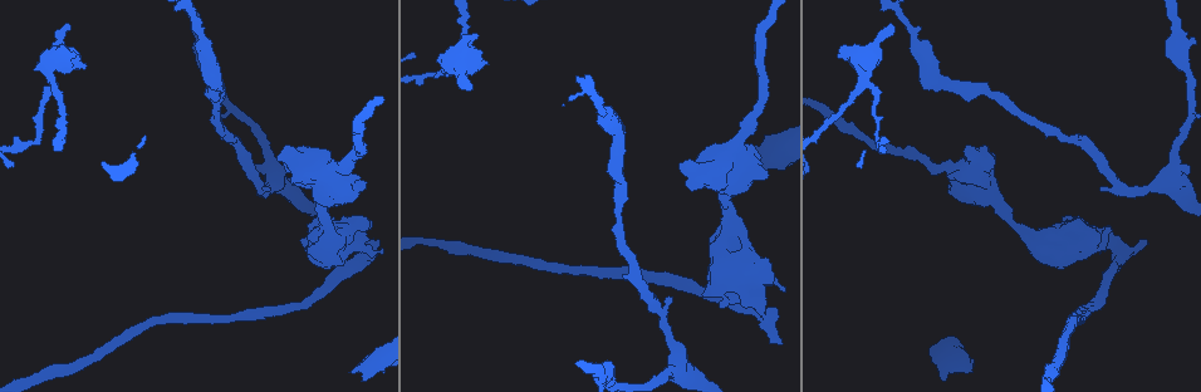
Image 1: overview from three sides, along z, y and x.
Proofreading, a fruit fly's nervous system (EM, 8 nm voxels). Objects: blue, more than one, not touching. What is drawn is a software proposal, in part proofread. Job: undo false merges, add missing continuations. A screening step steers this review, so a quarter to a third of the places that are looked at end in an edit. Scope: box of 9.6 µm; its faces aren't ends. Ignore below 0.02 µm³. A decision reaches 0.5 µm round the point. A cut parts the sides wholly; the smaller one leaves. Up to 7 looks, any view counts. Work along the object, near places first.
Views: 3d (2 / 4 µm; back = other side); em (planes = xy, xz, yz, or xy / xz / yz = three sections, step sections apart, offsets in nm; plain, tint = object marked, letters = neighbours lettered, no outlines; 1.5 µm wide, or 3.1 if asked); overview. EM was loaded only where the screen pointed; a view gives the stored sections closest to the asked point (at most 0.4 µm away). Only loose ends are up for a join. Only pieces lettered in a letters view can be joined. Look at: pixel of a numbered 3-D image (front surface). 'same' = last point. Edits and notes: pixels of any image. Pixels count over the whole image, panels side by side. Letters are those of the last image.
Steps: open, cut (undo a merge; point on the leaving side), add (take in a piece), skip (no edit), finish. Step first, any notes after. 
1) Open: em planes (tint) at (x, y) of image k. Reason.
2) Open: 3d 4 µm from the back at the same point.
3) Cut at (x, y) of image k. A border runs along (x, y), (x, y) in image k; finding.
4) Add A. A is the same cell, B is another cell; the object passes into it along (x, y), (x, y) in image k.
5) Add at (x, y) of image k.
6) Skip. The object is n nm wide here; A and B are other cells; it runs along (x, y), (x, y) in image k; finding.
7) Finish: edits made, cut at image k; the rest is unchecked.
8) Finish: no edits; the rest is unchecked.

Open: 3d 4 µm at (762, 143) of image 1.

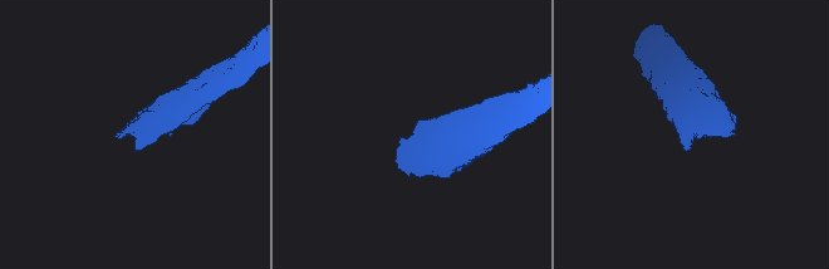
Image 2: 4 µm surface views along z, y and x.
Open: em xy step 4 (letters) at (414, 128) of image 2. Need the tissue.

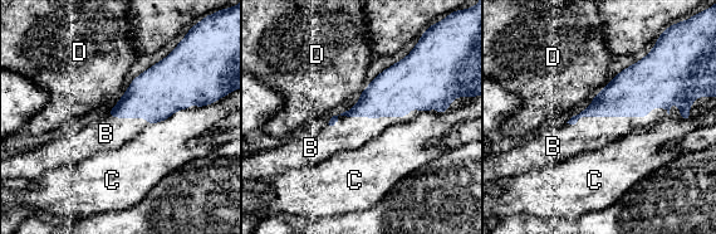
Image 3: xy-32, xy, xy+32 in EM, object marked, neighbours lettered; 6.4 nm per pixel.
Add B. B is the same cell, C and D are other cells; the cell continues.

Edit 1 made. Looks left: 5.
Open: em xy step 4 (letters) at (729, 169) of image 1. An open end.

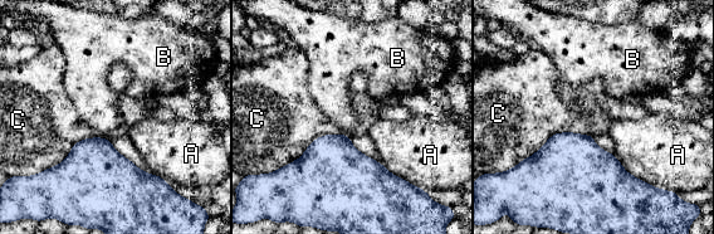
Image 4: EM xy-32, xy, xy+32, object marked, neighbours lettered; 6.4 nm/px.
Open: em yz step 8 (letters) at the same point.

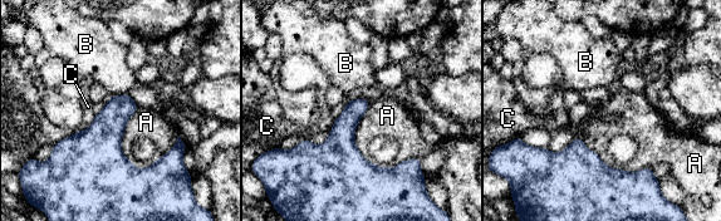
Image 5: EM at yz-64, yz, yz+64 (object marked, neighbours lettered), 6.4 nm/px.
Skip. A, B and C are other cells; a border runs along (137, 106), (122, 153), (146, 168) in image 5; none of them fits.

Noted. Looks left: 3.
Open: em 3.1 µm yz step 8 (tint) at (66, 32) of image 1. An open end.

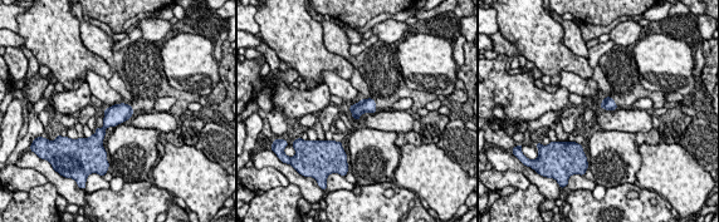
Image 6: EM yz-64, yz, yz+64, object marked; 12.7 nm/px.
Open: em 3.1 µm planes (letters) at the same point. Another direction.

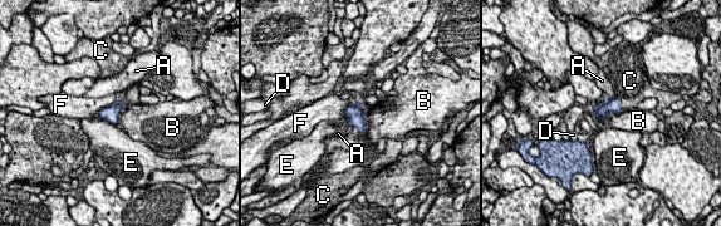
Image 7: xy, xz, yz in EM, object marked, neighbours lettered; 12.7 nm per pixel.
Add C. The longest contact is with F, 300 nm; C is the same cell, A, B, D, E and F are other cells; the object passes into it along (611, 106), (619, 103), (631, 88) in image 7; it goes on there.

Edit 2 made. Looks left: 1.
Finish: edits made, add at image 3, add at image 7; the rest is unchecked.

